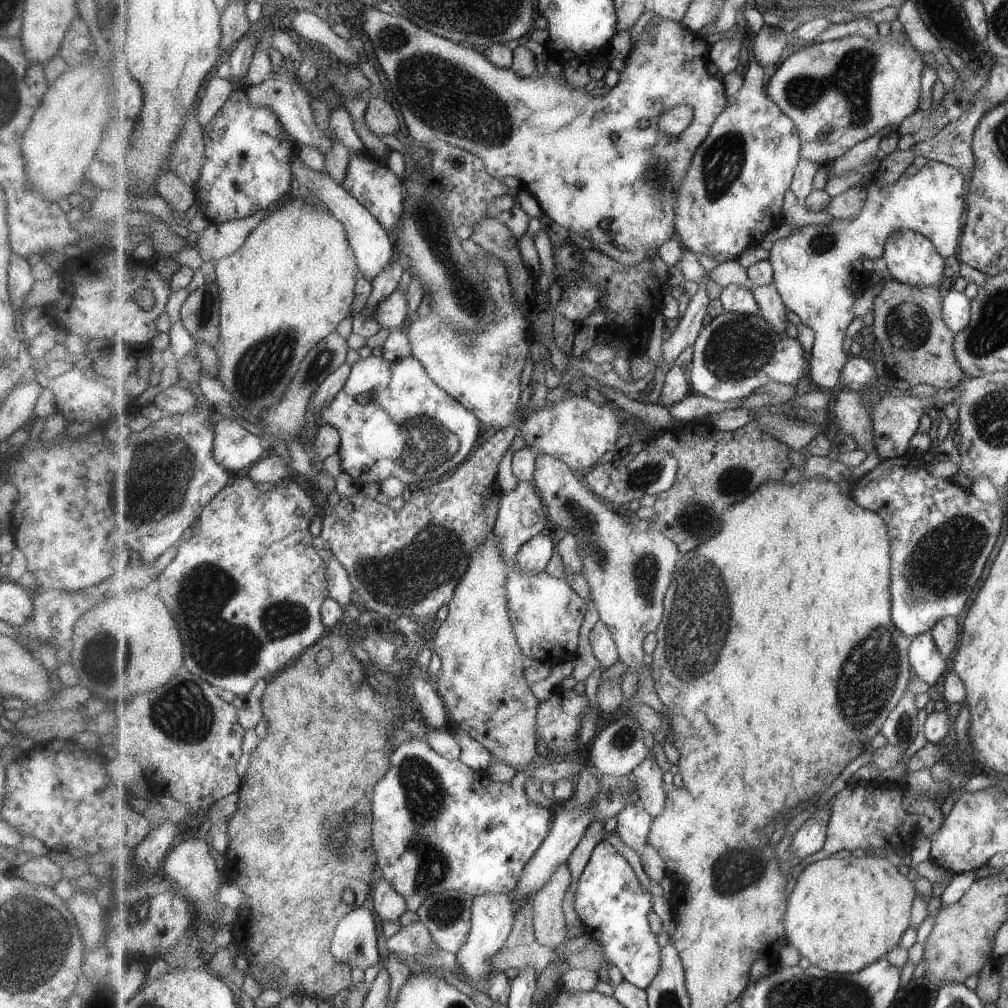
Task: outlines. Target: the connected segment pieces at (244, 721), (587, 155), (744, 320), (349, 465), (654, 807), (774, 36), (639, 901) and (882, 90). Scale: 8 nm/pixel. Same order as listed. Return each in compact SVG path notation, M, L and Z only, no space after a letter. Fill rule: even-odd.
M261 679L256 682L249 694L236 695L232 702L240 715L239 722L245 730L257 728L264 720L262 702L267 685L268 681Z
M367 6L365 10L359 10L359 14L363 18L362 32L368 34L376 58L390 82L394 98L400 105L408 132L422 146L431 147L436 142L447 143L456 147L460 146L483 160L487 170L495 178L502 179L505 176L517 178L524 189L537 200L543 213L549 215L557 224L591 240L594 247L597 246L605 254L609 254L615 260L623 262L623 266L640 265L643 261L651 259L653 246L658 250L665 242L676 239L676 204L680 200L680 190L677 188L681 186L683 179L688 176L693 157L696 156L696 152L709 136L713 123L727 108L726 88L720 74L714 73L710 58L711 46L705 41L703 36L686 29L682 23L655 17L656 27L651 32L647 32L646 28L643 30L642 35L638 38L634 49L630 52L625 62L624 70L619 74L617 85L611 88L605 97L593 98L593 96L587 94L588 92L584 88L572 90L567 86L565 77L551 64L545 70L543 76L522 77L513 69L499 68L499 66L493 64L481 54L482 50L436 35L433 31L420 27L408 18L397 14L397 12L395 14L387 14L383 10L375 8L375 6ZM675 105L687 105L694 110L695 126L687 128L681 136L668 135L660 127L660 118L664 115L664 112L667 112ZM641 120L649 122L644 129L639 128Z
M724 311L703 327L694 344L692 362L688 368L692 392L704 394L721 402L748 397L769 382L796 385L803 378L803 370L810 370L810 358L803 353L797 339L777 334L763 320L762 312L749 316Z
M372 354L364 359L359 358L353 364L344 389L322 410L320 418L323 426L329 425L337 430L340 436L337 454L341 468L362 489L371 482L380 485L391 476L399 478L405 486L414 488L417 484L436 482L445 474L452 475L461 463L472 457L478 446L483 433L479 421L472 410L453 398L429 376L419 358L411 356L391 362ZM363 394L370 394L371 400L361 404L359 396Z
M649 755L632 772L640 794L639 802L653 818L658 817L666 807L668 792L665 791L666 788L663 783L664 771L655 762L655 758Z
M765 25L755 35L751 49L765 64L777 64L788 44L788 33L781 26Z
M600 840L578 878L574 908L585 931L602 946L606 959L623 974L624 980L645 989L660 971L662 948L658 935L651 932L649 914L653 912L653 894L645 890L629 860L613 844Z
M905 32L904 36L903 45L890 35L886 36L887 42L847 35L832 41L808 43L781 63L768 82L768 93L799 128L802 160L807 159L821 166L832 164L833 160L851 150L855 143L869 140L887 126L898 126L903 118L917 112L921 100L921 72L926 64Z

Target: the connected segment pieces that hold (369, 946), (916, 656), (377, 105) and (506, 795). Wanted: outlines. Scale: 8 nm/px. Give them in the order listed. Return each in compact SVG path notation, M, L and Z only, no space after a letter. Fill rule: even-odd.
M365 907L352 910L342 918L333 937L333 954L353 968L371 968L381 960L379 954L379 932L373 912Z
M931 631L913 639L910 663L915 677L928 685L935 686L944 678L947 660L939 650Z
M377 97L371 98L367 103L365 123L375 135L395 135L401 128L401 120L395 114L395 108L385 99Z
M414 737L409 742L401 743L394 750L392 754L392 768L377 783L373 793L372 811L375 818L373 840L382 876L385 881L391 883L393 888L399 891L399 894L405 898L406 907L408 908L407 914L417 912L429 897L443 891L464 890L475 897L479 895L507 895L509 892L512 892L516 884L521 880L528 862L532 860L533 855L540 849L542 842L545 842L552 829L551 818L553 818L553 814L549 814L547 805L533 804L533 802L527 804L525 780L527 780L528 776L526 769L519 769L511 781L493 782L484 771L473 772L467 764L463 764L459 759L450 761L448 758L435 752L427 741L423 742L417 737Z

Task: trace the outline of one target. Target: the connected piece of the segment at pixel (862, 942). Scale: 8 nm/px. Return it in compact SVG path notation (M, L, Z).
M863 854L831 855L816 863L811 863L800 872L796 885L791 892L793 894L791 894L791 898L788 900L788 914L786 915L786 932L788 934L789 944L795 946L802 956L809 958L811 964L821 967L823 970L841 974L861 972L864 968L867 968L879 959L885 959L885 956L891 950L895 950L899 946L903 934L907 932L909 926L912 926L912 908L914 907L917 896L912 875L903 876L899 872L899 868L893 865L887 857Z

